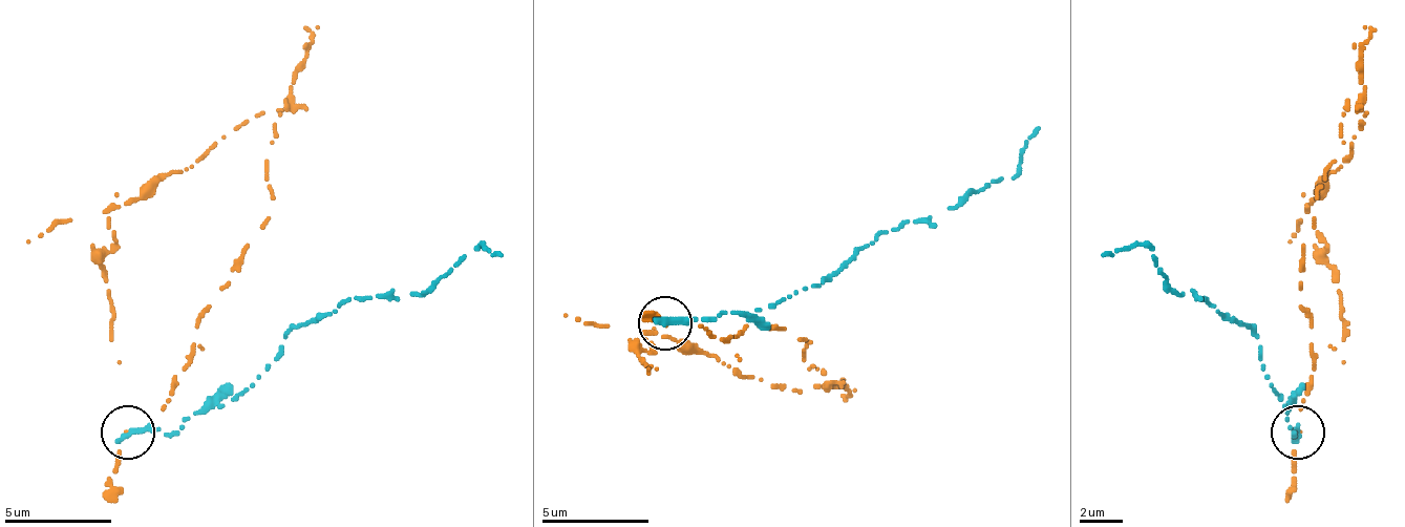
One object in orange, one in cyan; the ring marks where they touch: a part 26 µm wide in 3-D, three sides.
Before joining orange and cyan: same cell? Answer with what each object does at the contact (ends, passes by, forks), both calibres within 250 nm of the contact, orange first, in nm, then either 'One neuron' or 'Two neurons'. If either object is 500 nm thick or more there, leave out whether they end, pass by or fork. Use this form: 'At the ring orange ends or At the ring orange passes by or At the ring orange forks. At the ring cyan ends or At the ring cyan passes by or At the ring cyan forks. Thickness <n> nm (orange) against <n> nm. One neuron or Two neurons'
At the ring orange ends. At the ring cyan ends. Thickness 100 nm (orange) against 400 nm. Two neurons

